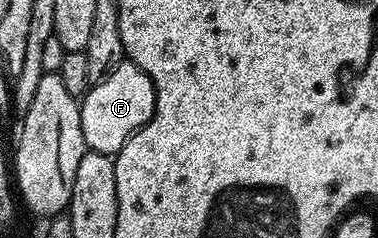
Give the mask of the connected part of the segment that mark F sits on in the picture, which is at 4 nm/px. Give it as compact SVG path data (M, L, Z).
M124 61L109 73L101 82L87 89L87 94L82 96L79 112L81 113L81 133L83 134L83 145L88 151L96 151L102 155L112 157L118 155L119 150L140 131L153 117L155 112L155 86L146 73L133 62Z

